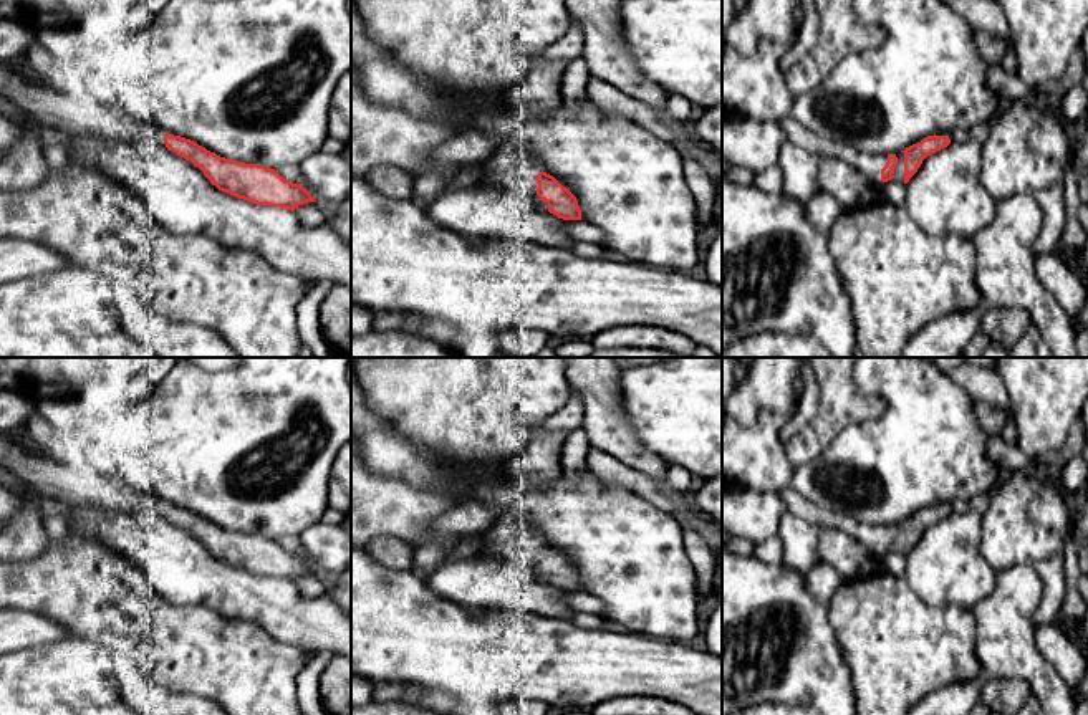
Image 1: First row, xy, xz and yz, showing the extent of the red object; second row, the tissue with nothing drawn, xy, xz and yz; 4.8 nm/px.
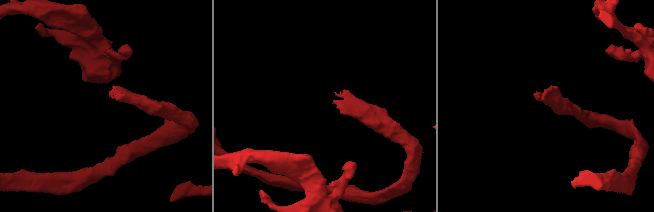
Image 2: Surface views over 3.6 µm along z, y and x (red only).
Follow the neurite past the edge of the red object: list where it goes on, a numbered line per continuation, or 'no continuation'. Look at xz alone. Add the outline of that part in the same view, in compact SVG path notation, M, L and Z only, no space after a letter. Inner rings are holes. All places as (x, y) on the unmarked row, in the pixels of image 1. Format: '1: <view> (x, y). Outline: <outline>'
1: xz (514, 538). Outline: M522 516L507 518L480 536L482 549L475 558L503 558L533 564L538 559L535 548L543 541Z

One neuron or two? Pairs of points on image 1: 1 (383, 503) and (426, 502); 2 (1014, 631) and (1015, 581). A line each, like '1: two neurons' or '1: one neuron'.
1: one neuron
2: one neuron

